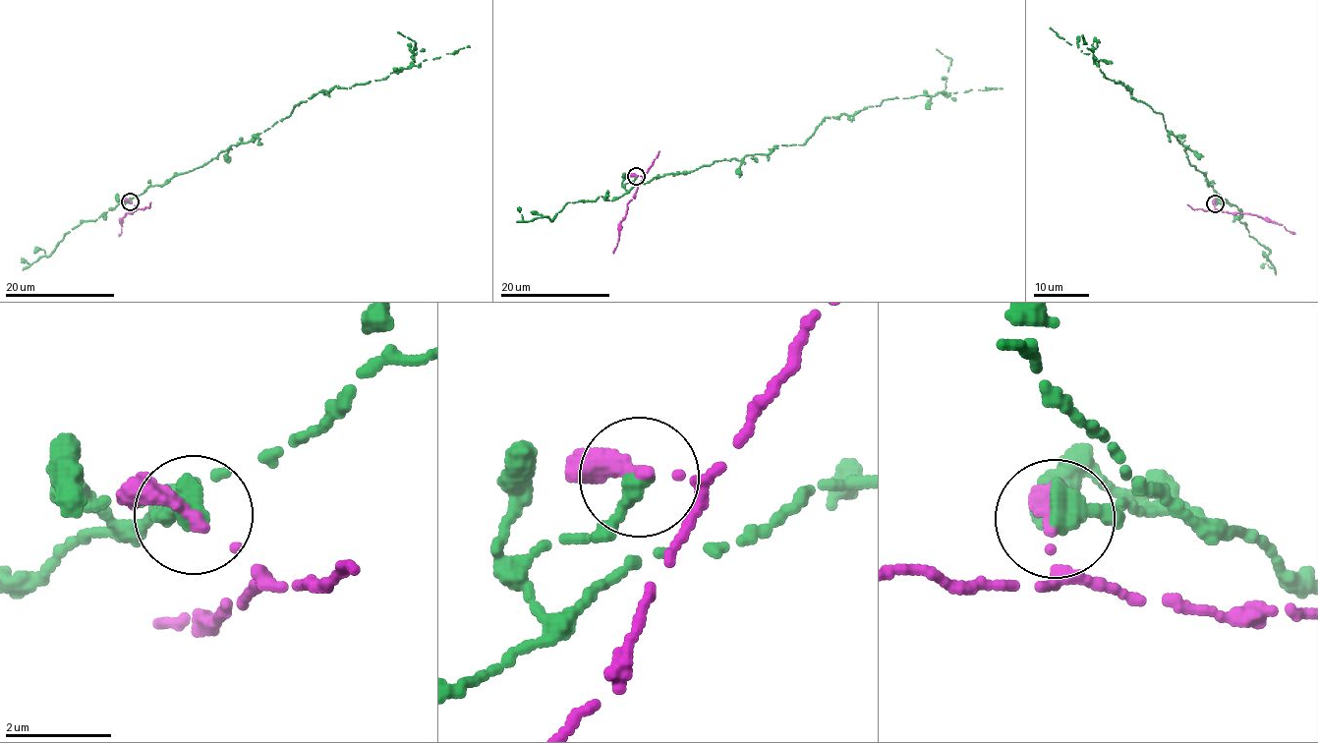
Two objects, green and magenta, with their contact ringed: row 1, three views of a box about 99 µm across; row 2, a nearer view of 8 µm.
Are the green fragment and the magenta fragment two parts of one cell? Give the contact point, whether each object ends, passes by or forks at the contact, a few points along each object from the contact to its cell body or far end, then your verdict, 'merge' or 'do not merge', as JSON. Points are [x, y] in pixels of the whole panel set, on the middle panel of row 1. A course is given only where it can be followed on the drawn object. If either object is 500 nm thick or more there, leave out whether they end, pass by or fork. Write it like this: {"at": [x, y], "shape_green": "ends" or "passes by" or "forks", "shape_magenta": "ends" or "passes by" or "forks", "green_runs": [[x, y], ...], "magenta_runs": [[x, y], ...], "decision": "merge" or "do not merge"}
{"at": [636, 176], "shape_green": "ends", "shape_magenta": "passes by", "green_runs": [[636, 176], [633, 183], [645, 184], [781, 144], [802, 145], [826, 117], [943, 92], [951, 59], [937, 49]], "magenta_runs": [[636, 176], [641, 175], [642, 179], [635, 197], [626, 205], [613, 253]], "decision": "do not merge"}

